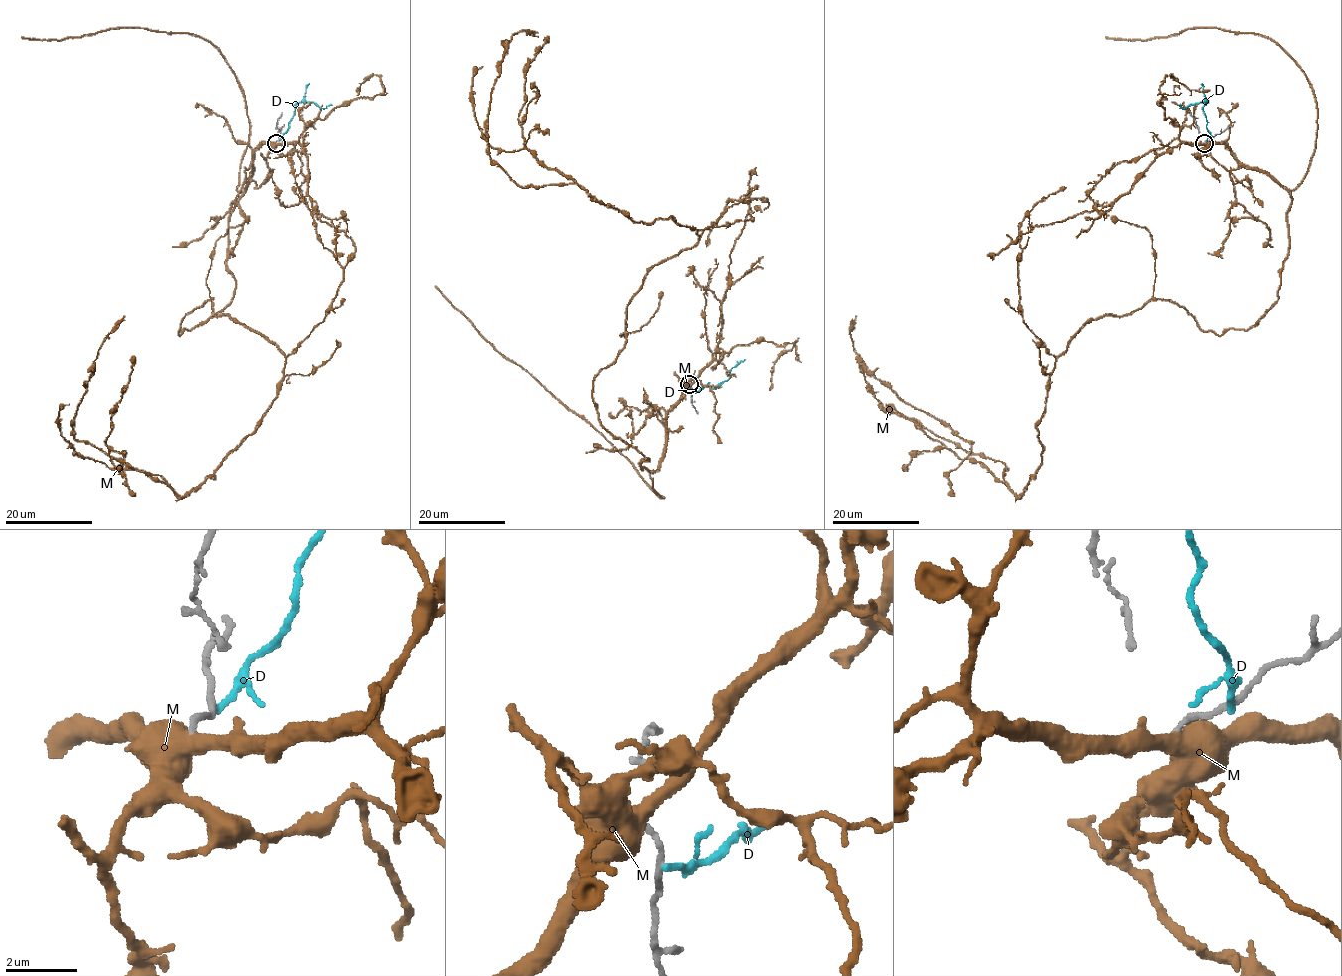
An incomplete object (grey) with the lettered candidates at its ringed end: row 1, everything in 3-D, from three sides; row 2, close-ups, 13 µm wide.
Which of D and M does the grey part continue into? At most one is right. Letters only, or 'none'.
none

